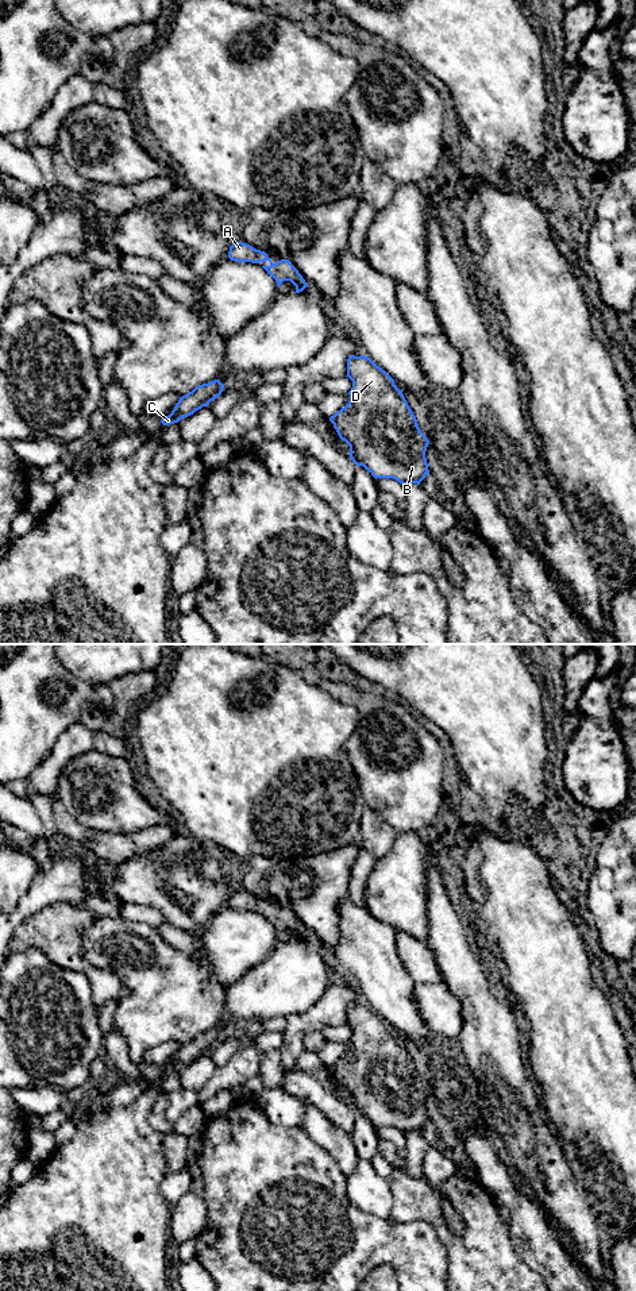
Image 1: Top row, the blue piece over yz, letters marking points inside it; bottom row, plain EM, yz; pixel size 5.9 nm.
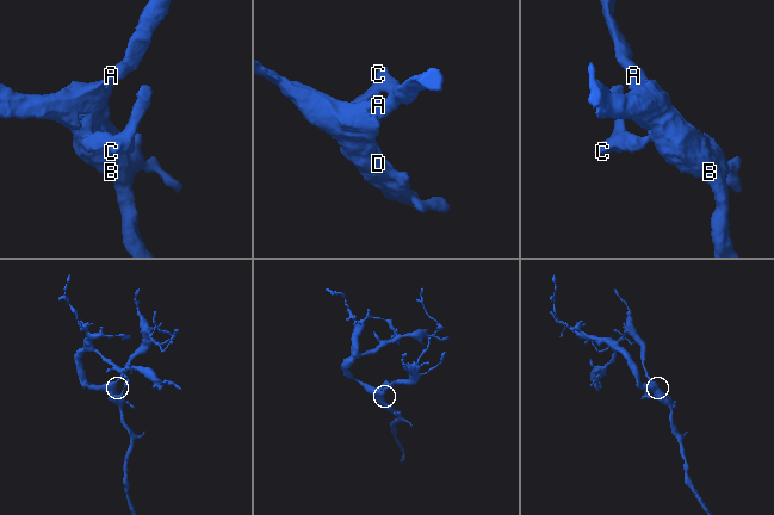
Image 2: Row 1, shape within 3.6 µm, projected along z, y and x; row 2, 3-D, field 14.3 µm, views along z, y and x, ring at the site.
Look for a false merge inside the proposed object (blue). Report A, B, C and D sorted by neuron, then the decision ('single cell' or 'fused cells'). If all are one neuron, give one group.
A B C D; single cell

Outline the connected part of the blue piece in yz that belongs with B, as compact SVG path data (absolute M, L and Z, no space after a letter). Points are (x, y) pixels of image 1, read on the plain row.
M351 1003L351 1005L348 1005L348 1007L347 1007L347 1024L346 1025L348 1025L352 1029L352 1036L348 1040L350 1049L344 1056L342 1056L334 1064L331 1064L329 1070L334 1072L334 1076L336 1078L339 1086L350 1094L350 1102L348 1103L350 1103L351 1109L356 1114L363 1114L375 1128L377 1126L393 1126L393 1128L398 1129L402 1133L408 1133L408 1132L420 1133L420 1130L425 1126L425 1124L429 1122L428 1111L427 1111L427 1106L425 1106L425 1099L427 1099L427 1095L429 1092L429 1088L420 1079L417 1068L416 1068L412 1057L409 1056L409 1053L408 1053L408 1051L406 1051L406 1048L402 1043L402 1038L400 1038L394 1033L394 1028L385 1018L382 1018L370 1006L367 1006L365 1003L361 1003L361 1005Z

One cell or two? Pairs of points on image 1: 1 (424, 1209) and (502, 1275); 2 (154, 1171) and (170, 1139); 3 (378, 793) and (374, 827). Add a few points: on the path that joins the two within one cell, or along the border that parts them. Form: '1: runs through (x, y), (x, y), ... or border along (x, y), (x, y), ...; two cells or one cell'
1: runs through (442, 1229), (463, 1252), (482, 1267); one cell
2: border along (162, 1133), (162, 1155), (168, 1172); two cells
3: border along (365, 805), (373, 809), (396, 833); two cells

